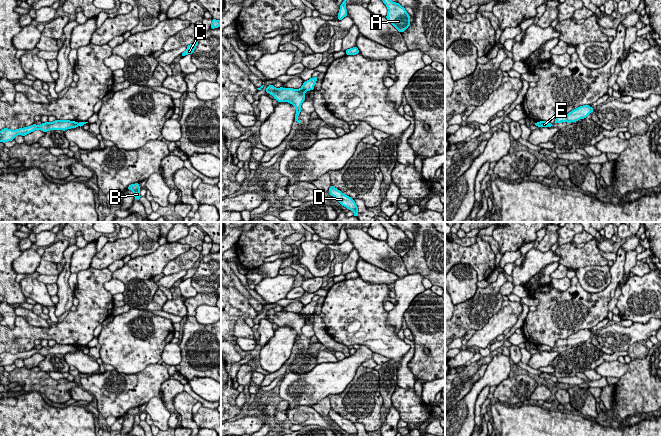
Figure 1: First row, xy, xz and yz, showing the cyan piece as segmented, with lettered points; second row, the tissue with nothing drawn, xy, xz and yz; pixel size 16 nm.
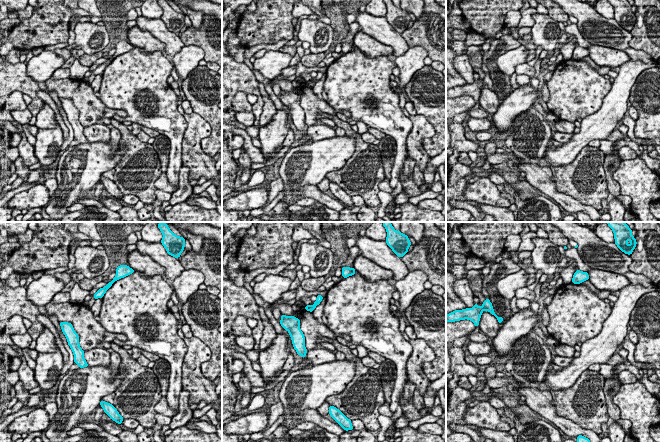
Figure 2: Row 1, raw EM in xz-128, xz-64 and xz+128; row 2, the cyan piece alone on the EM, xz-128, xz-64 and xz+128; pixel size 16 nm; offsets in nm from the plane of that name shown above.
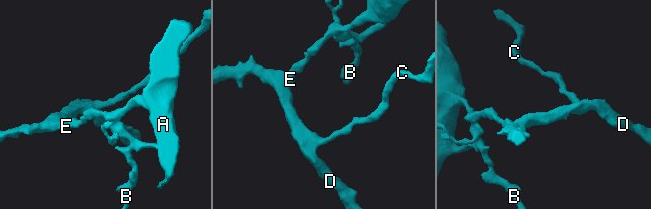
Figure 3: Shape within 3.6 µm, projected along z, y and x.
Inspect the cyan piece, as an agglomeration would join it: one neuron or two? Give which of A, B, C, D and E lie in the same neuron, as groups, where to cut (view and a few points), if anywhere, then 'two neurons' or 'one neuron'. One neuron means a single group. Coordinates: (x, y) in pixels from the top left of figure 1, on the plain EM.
A B / C D E | xz (299, 313), (304, 316) | two neurons

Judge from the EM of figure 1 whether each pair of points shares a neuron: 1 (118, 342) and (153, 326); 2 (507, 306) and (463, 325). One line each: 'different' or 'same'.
1: same
2: different

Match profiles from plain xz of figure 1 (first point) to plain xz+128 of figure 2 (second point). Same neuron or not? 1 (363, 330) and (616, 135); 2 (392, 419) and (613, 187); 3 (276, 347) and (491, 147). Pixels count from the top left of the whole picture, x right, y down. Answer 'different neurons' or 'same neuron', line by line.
1: different neurons
2: different neurons
3: different neurons

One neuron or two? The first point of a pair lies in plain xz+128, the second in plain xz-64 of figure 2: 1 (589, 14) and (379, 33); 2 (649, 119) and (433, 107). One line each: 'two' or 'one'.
1: one
2: one

